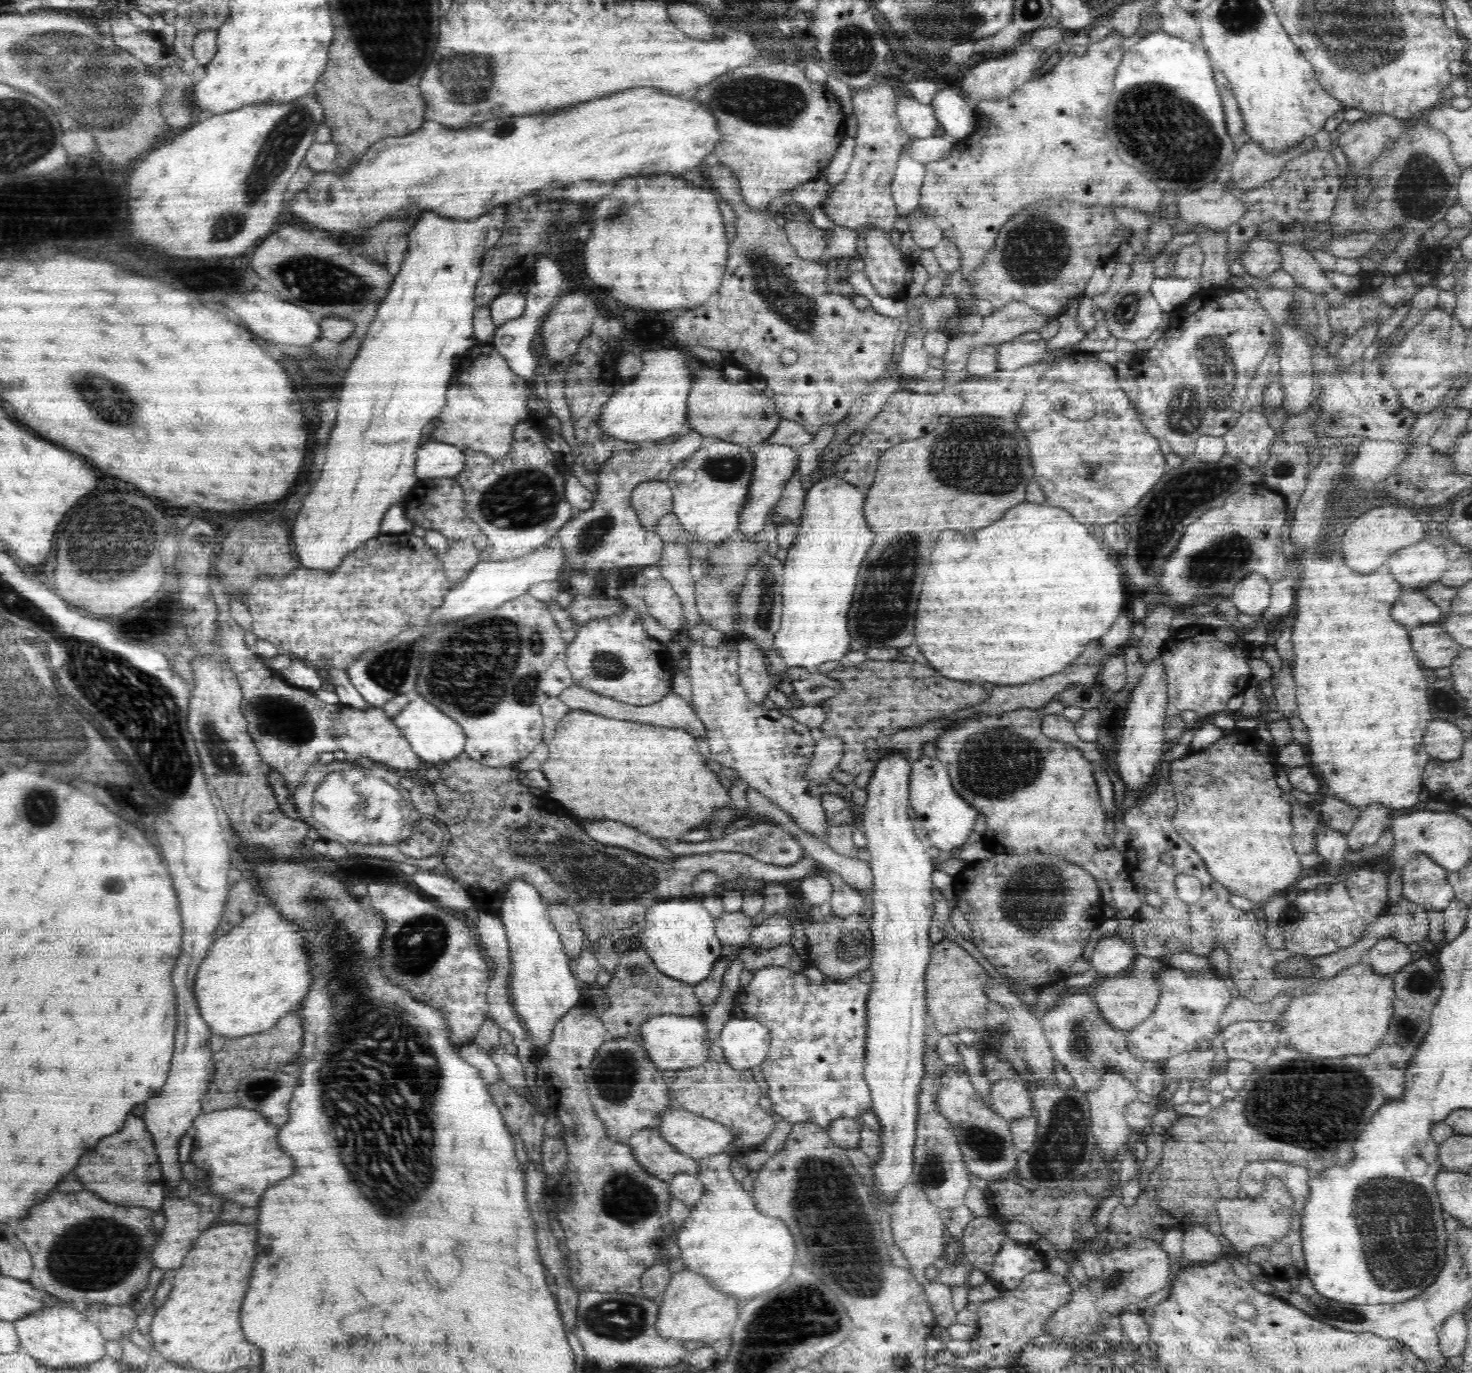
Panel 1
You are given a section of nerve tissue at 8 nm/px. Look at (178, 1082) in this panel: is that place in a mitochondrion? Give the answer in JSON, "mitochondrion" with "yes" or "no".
{"mitochondrion":"no"}

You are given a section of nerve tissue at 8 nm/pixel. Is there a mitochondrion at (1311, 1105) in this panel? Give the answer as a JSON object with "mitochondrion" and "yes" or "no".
{"mitochondrion":"yes"}

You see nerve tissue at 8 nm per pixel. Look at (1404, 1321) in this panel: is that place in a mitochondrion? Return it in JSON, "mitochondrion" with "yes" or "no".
{"mitochondrion":"no"}

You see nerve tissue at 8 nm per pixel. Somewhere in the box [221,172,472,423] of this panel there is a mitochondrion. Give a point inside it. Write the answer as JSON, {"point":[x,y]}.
{"point":[310,278]}

